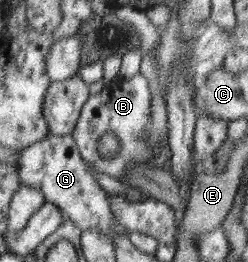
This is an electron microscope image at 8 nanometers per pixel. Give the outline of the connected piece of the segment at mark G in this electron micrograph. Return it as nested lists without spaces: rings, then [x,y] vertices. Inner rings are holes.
[[[48,134],[44,140],[21,149],[16,158],[16,168],[19,170],[20,182],[42,191],[46,196],[46,202],[57,205],[82,231],[96,228],[99,233],[107,235],[114,228],[114,215],[108,194],[89,171],[70,134],[63,136]]]

